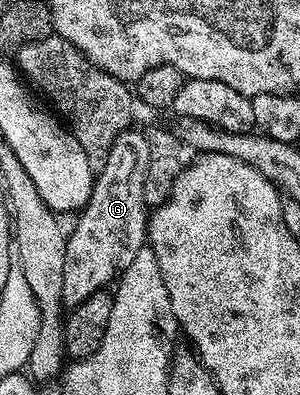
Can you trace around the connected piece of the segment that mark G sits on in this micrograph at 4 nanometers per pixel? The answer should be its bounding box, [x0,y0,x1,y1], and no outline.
[61,127,149,307]

